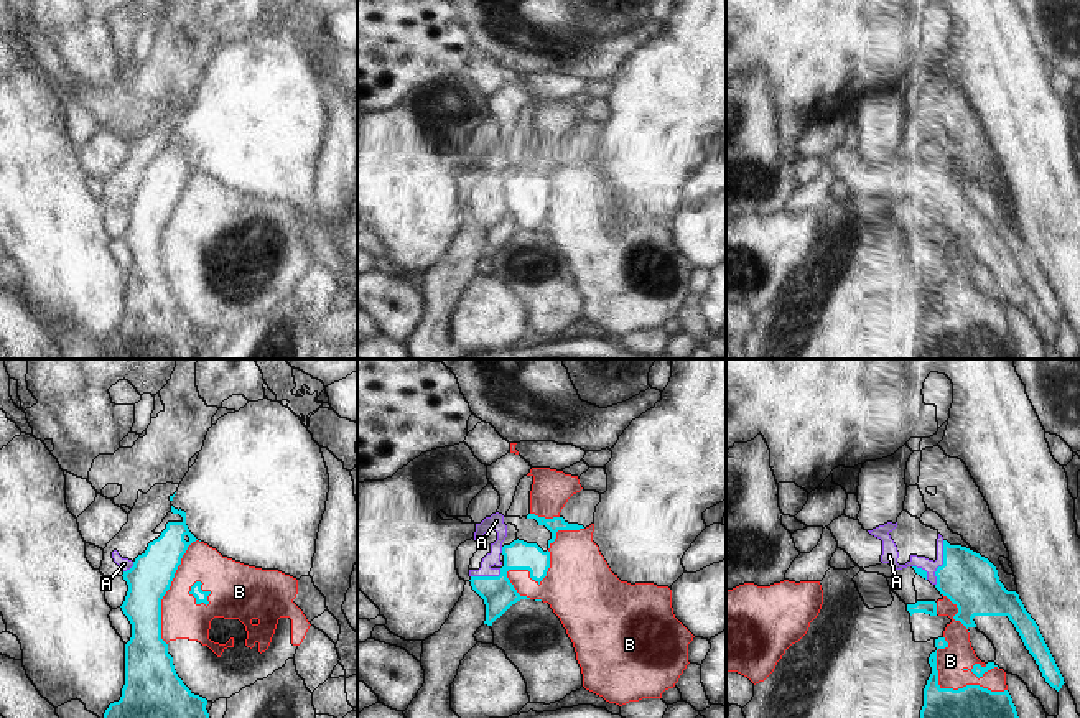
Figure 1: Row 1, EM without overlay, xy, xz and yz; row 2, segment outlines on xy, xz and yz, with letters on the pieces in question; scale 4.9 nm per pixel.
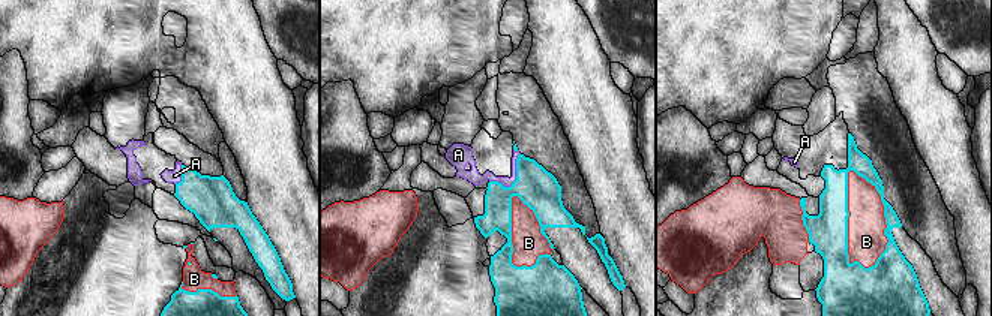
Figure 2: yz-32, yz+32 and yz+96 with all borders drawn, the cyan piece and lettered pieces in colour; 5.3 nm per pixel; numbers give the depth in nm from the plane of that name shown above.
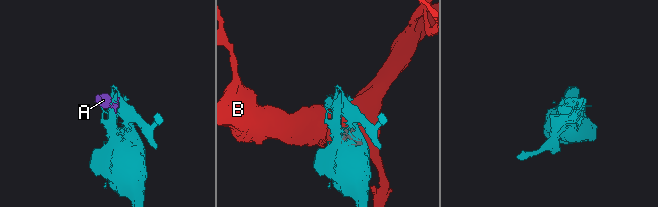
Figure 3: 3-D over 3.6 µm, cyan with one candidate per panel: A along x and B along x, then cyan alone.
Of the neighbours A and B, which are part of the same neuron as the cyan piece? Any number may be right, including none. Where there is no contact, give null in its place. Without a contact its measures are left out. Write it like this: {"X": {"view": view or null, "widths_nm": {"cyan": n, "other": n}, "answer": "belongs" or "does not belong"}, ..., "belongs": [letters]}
{"A": {"view": "yz", "widths_nm": {"cyan": 280, "other": 70}, "answer": "does not belong"}, "B": {"view": "xz", "widths_nm": {"cyan": 160, "other": 340}, "answer": "does not belong"}, "belongs": []}

